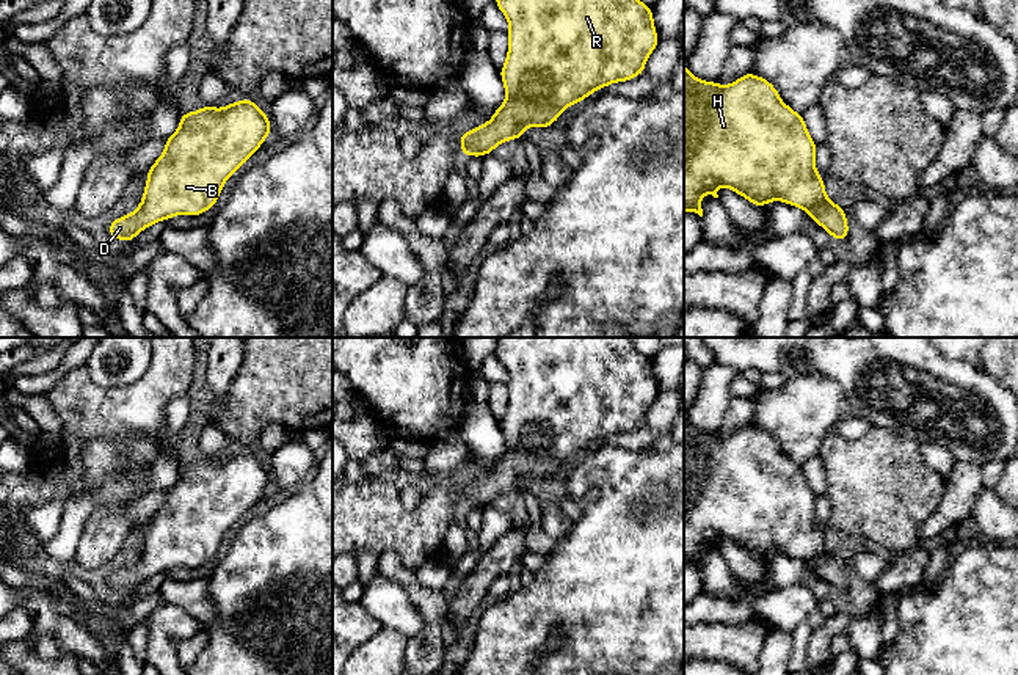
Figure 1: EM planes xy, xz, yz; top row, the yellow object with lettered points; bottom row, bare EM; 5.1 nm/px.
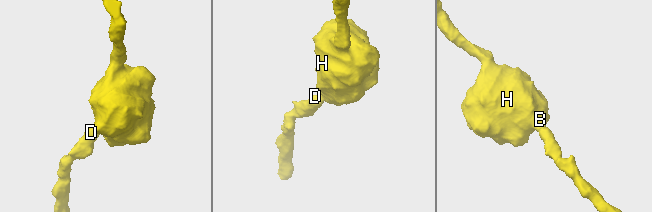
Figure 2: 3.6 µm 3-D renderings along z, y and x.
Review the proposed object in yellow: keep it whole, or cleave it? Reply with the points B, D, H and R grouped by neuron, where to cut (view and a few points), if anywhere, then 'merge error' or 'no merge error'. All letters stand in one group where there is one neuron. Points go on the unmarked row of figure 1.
groups B D H R; cut none; no merge error

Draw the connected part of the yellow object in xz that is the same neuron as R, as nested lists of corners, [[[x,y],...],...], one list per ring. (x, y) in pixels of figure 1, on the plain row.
[[[497,338],[494,356],[508,372],[508,403],[499,421],[505,452],[493,469],[460,487],[461,507],[483,509],[500,494],[527,487],[527,477],[547,480],[571,457],[616,433],[629,433],[643,425],[659,392],[649,356],[640,353],[631,338]]]

